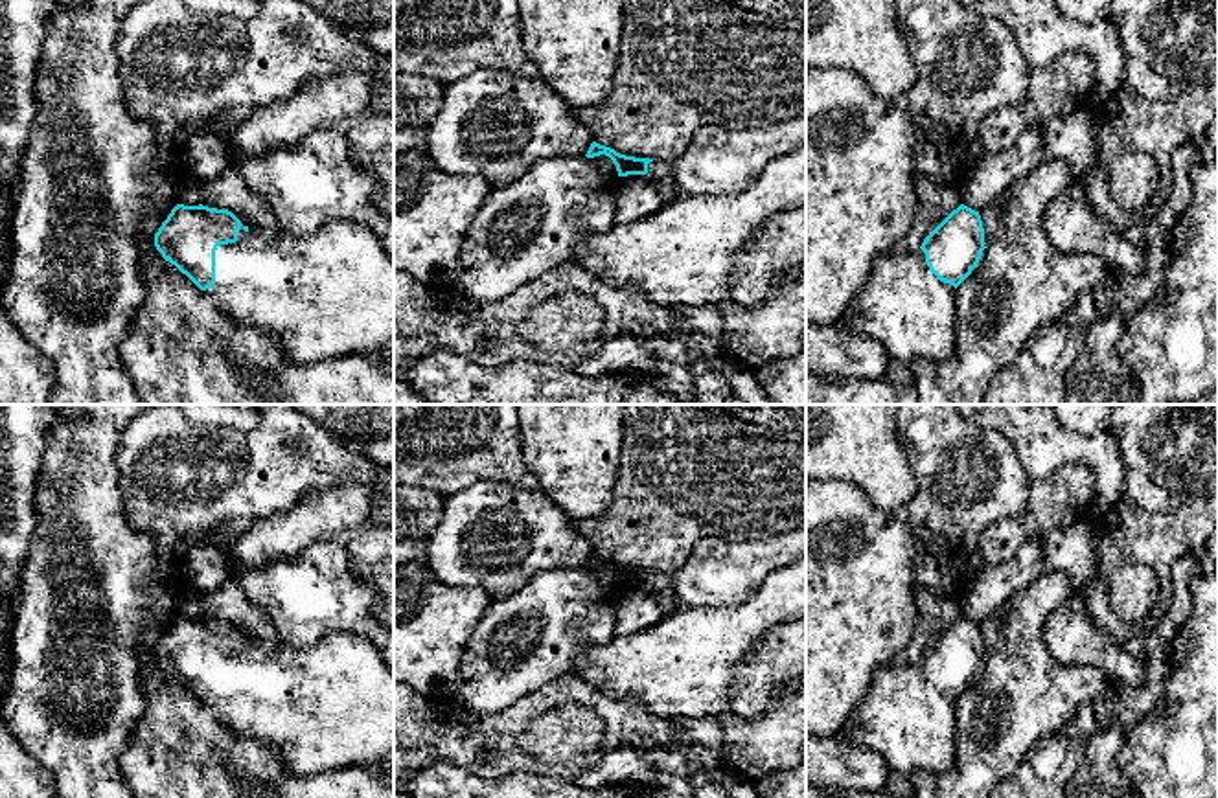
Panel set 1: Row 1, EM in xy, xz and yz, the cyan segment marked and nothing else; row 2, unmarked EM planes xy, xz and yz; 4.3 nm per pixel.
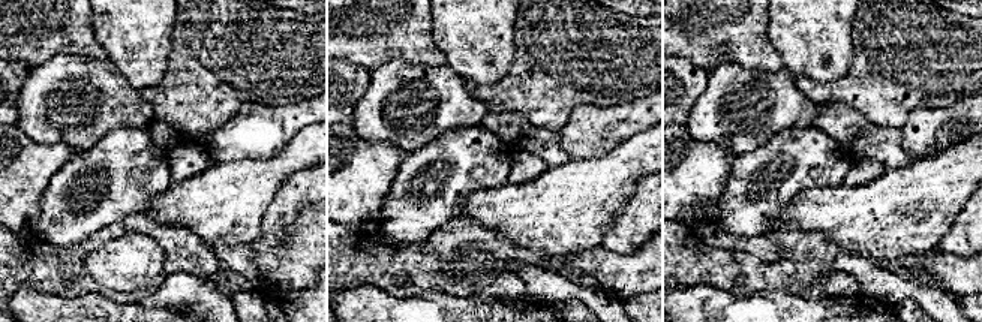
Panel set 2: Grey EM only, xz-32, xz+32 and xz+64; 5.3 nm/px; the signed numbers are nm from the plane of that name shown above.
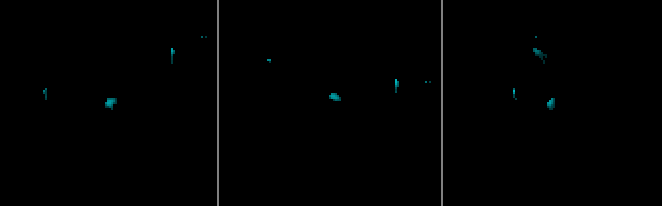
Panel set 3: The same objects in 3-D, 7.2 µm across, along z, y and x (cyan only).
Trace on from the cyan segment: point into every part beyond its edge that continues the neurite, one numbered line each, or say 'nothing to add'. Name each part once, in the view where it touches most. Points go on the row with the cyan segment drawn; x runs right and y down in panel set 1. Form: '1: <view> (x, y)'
1: xy (326, 295)

